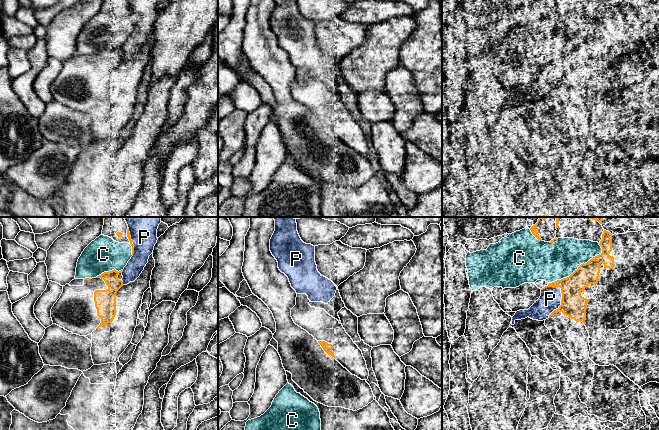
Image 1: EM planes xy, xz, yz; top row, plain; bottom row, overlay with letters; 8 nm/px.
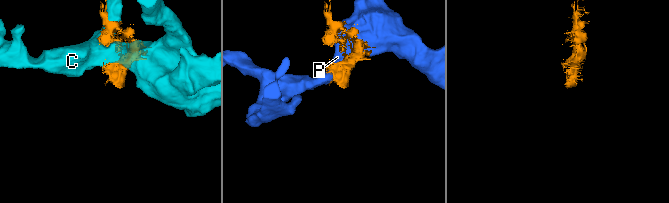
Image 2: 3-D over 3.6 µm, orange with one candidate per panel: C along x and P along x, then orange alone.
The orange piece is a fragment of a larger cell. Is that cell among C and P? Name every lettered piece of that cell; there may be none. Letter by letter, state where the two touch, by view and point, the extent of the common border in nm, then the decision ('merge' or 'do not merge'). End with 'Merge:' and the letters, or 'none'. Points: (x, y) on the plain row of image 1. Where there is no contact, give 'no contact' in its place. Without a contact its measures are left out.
C: meets orange in yz at (571, 50); contact 400 nm long; do not merge
P: meets orange in yz at (561, 78); contact 280 nm long; do not merge
Merge: none

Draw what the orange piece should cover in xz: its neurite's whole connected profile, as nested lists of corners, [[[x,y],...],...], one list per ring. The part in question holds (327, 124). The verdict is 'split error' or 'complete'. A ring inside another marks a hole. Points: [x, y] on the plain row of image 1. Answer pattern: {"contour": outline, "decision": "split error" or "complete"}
{"contour": [[[297,70],[291,93],[296,101],[306,106],[352,151],[367,156],[369,147],[362,127],[346,109],[342,100],[324,85],[311,83],[306,70]]], "decision": "split error"}

